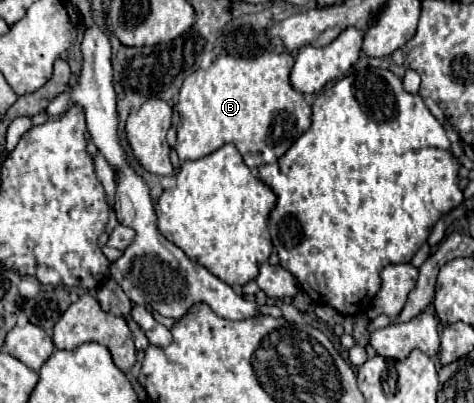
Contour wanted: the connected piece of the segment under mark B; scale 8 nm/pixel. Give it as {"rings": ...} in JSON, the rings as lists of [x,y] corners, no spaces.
{"rings":[[[265,51],[255,59],[241,59],[241,57],[219,57],[213,65],[203,71],[193,71],[179,91],[177,99],[177,113],[179,113],[179,127],[177,127],[177,143],[175,151],[179,153],[181,161],[187,159],[201,159],[213,151],[217,151],[225,143],[233,143],[239,153],[243,155],[245,163],[255,169],[265,163],[275,163],[287,149],[309,129],[311,125],[311,107],[297,93],[289,83],[289,71],[295,59],[291,53],[271,53]]]}

